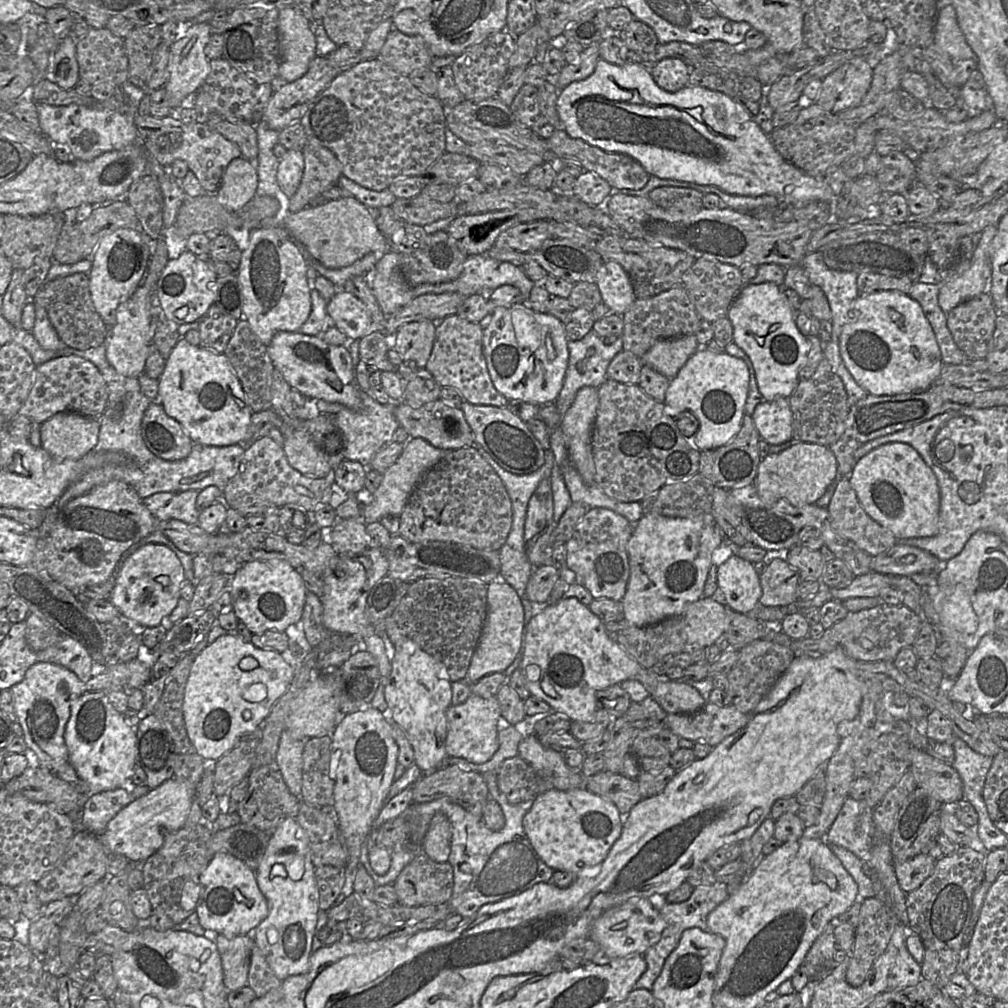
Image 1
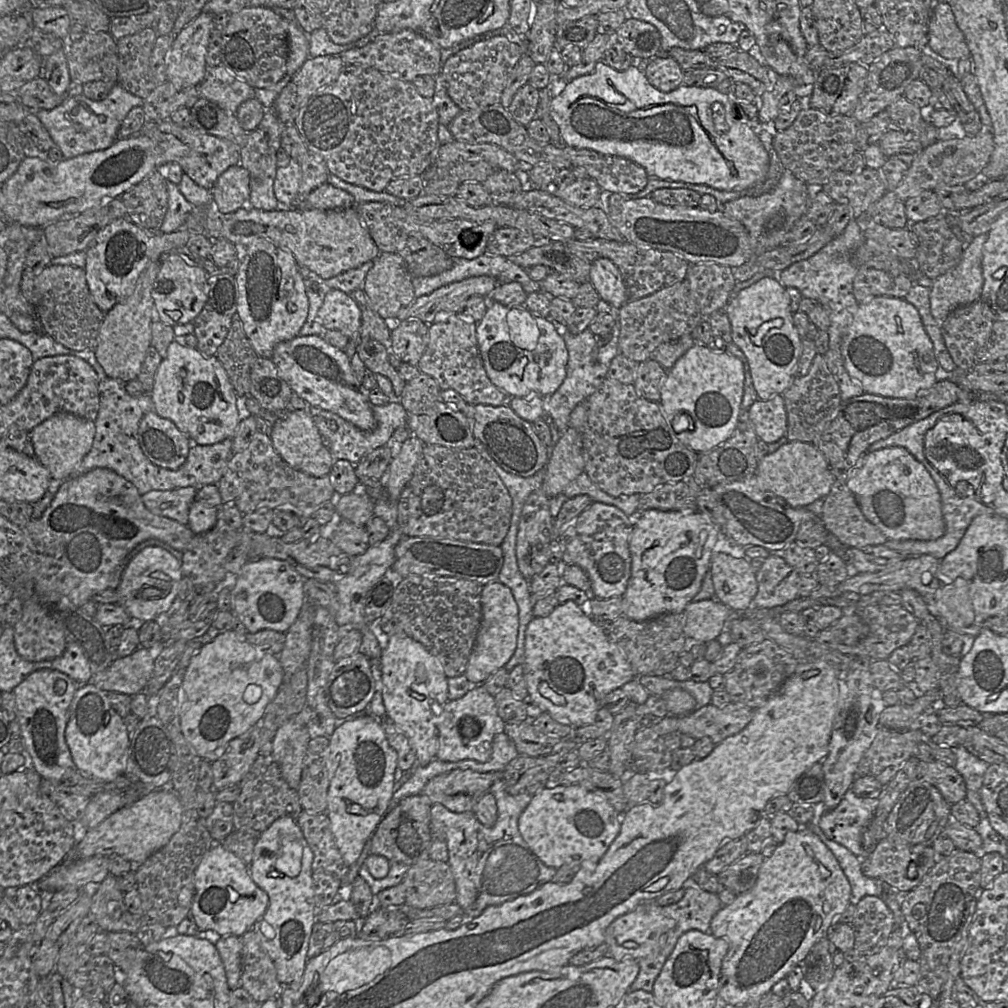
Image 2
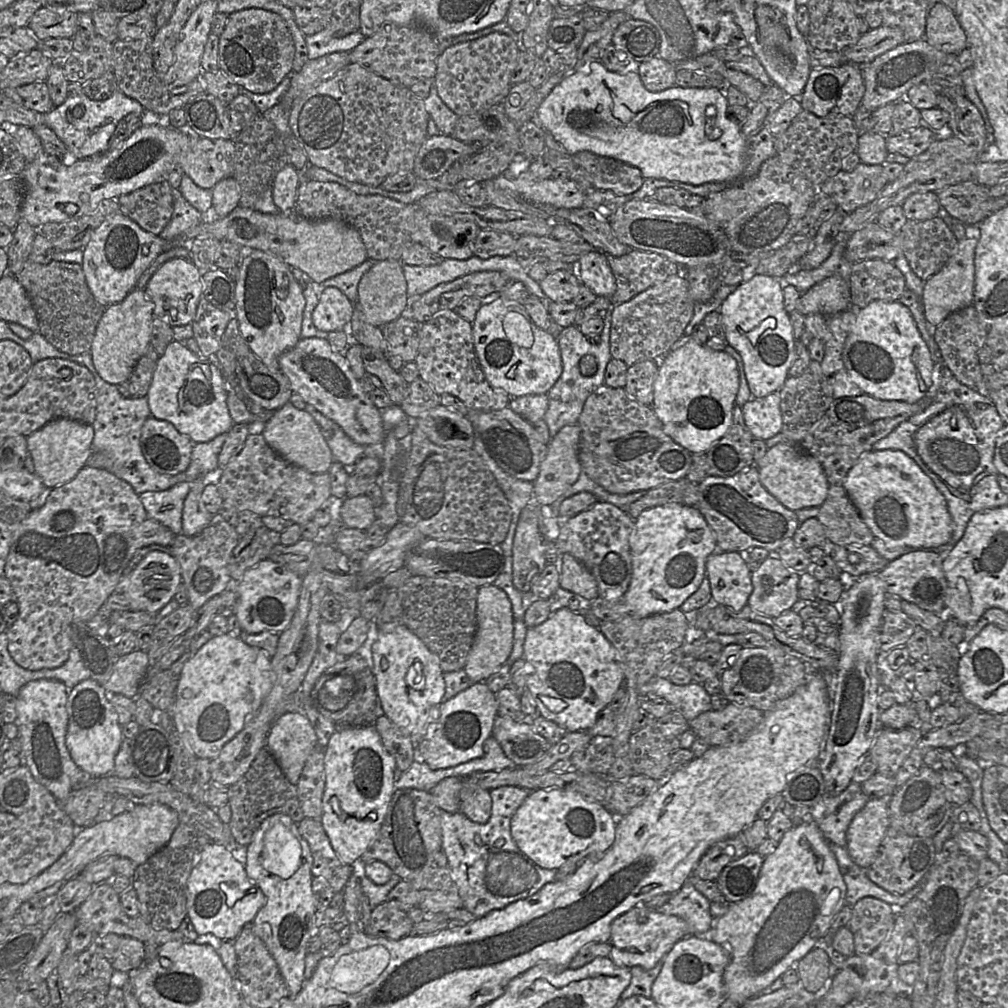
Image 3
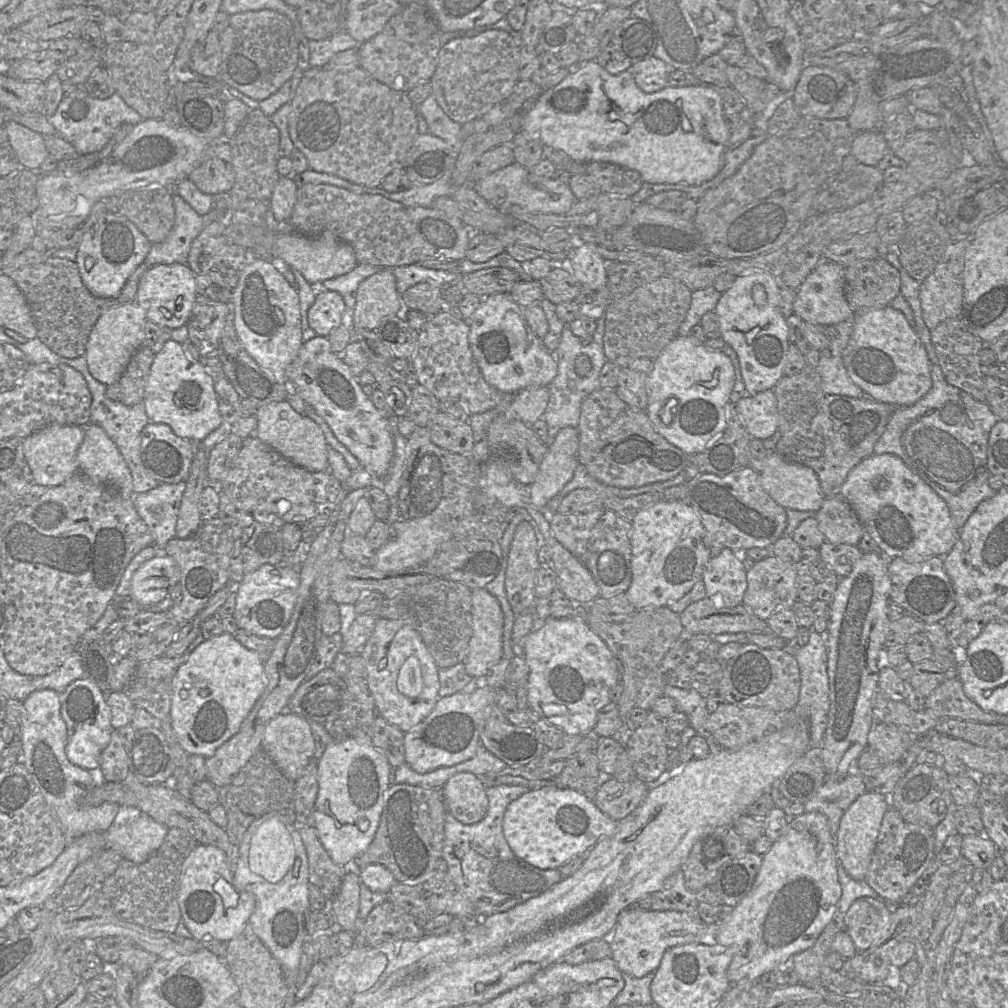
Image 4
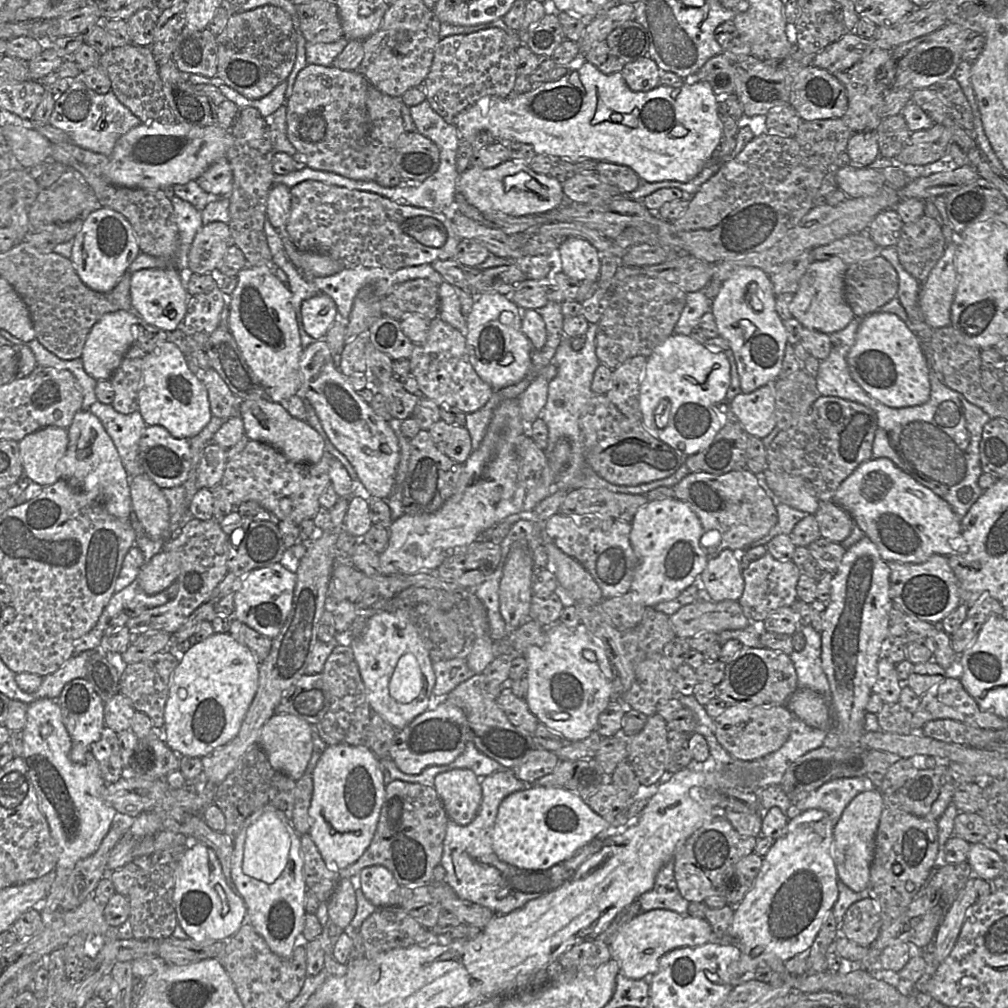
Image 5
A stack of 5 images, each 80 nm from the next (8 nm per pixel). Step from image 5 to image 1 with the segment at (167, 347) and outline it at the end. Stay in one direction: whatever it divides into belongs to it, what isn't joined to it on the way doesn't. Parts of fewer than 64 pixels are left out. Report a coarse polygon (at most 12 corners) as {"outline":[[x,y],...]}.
{"outline":[[180,338],[158,399],[193,443],[251,442],[252,409],[223,353]]}

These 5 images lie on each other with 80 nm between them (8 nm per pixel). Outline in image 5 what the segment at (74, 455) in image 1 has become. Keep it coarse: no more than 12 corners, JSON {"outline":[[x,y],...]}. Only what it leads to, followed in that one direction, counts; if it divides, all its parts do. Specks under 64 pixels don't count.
{"outline":[[47,426],[18,443],[25,478],[61,479],[67,429]]}

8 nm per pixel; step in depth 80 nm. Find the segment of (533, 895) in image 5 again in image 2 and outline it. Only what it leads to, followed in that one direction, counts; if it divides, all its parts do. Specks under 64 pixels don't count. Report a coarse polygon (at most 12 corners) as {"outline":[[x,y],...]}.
{"outline":[[490,787],[497,821],[432,804],[465,920],[529,894],[556,869],[518,819],[532,796]]}

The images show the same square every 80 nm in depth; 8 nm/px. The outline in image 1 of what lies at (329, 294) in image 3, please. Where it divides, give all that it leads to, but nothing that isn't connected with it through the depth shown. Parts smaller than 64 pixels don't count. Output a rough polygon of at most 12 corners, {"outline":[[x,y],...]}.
{"outline":[[338,289],[327,302],[329,322],[348,339],[371,333],[365,304]]}

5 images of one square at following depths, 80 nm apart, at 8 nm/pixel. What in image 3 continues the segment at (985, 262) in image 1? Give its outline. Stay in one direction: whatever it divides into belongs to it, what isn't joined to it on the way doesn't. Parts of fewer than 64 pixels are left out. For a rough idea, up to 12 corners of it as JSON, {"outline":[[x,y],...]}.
{"outline":[[978,227],[925,280],[926,320],[972,305]]}

